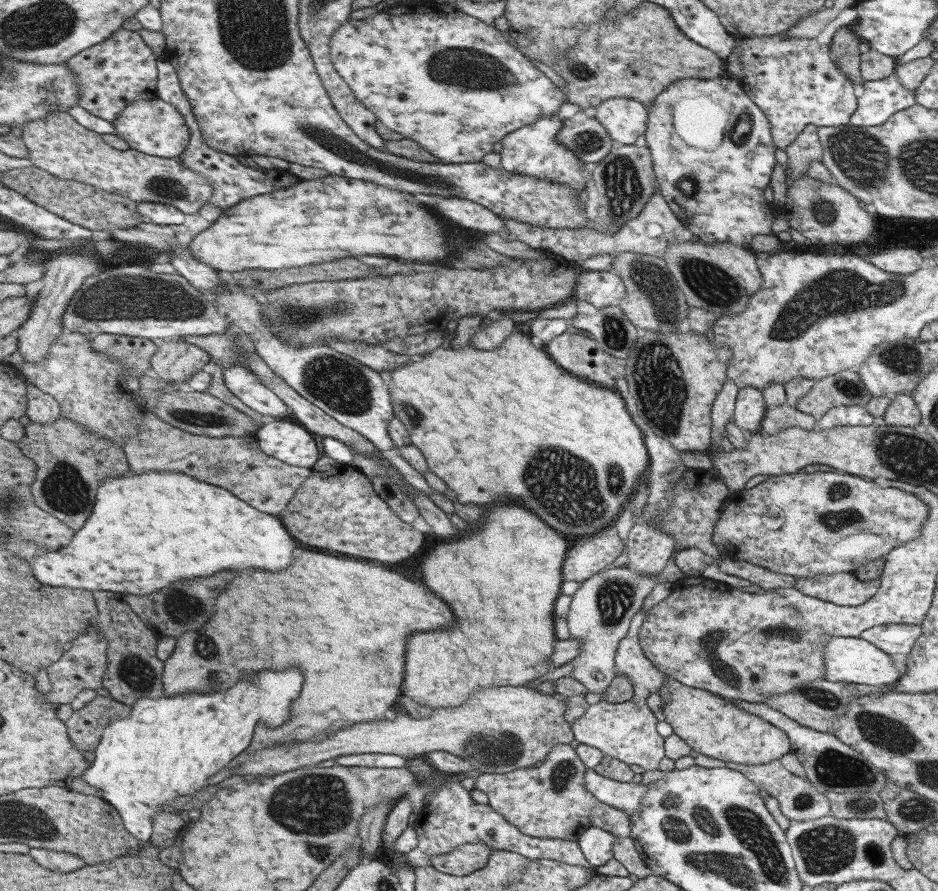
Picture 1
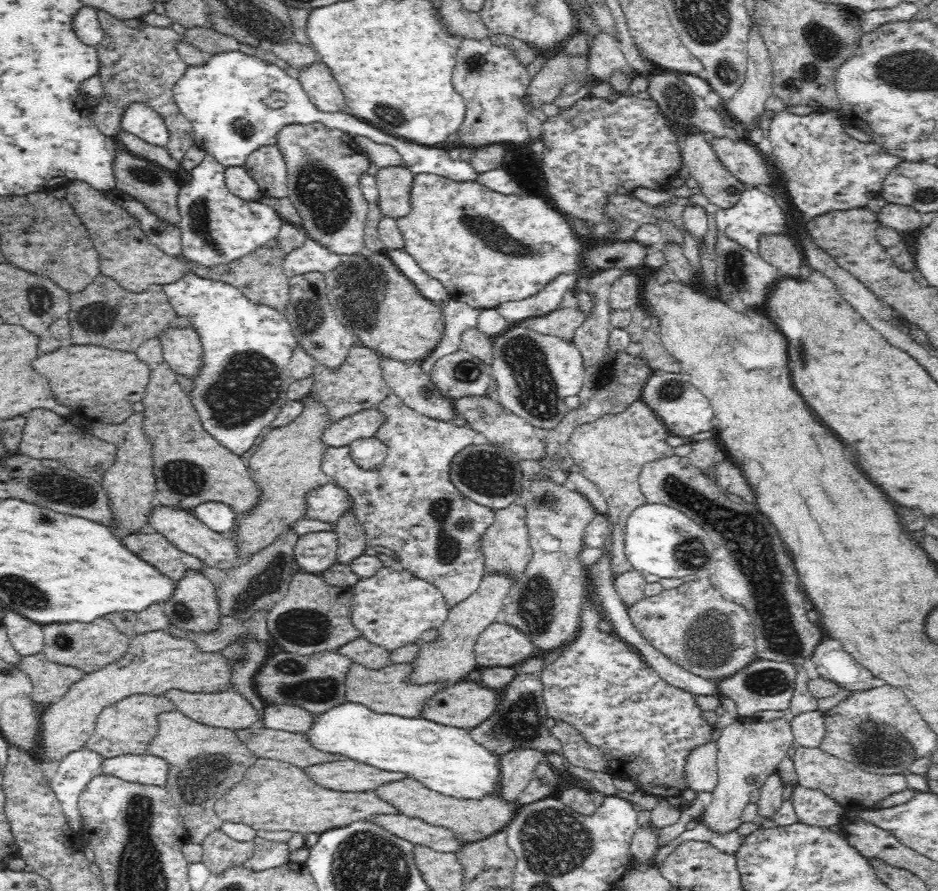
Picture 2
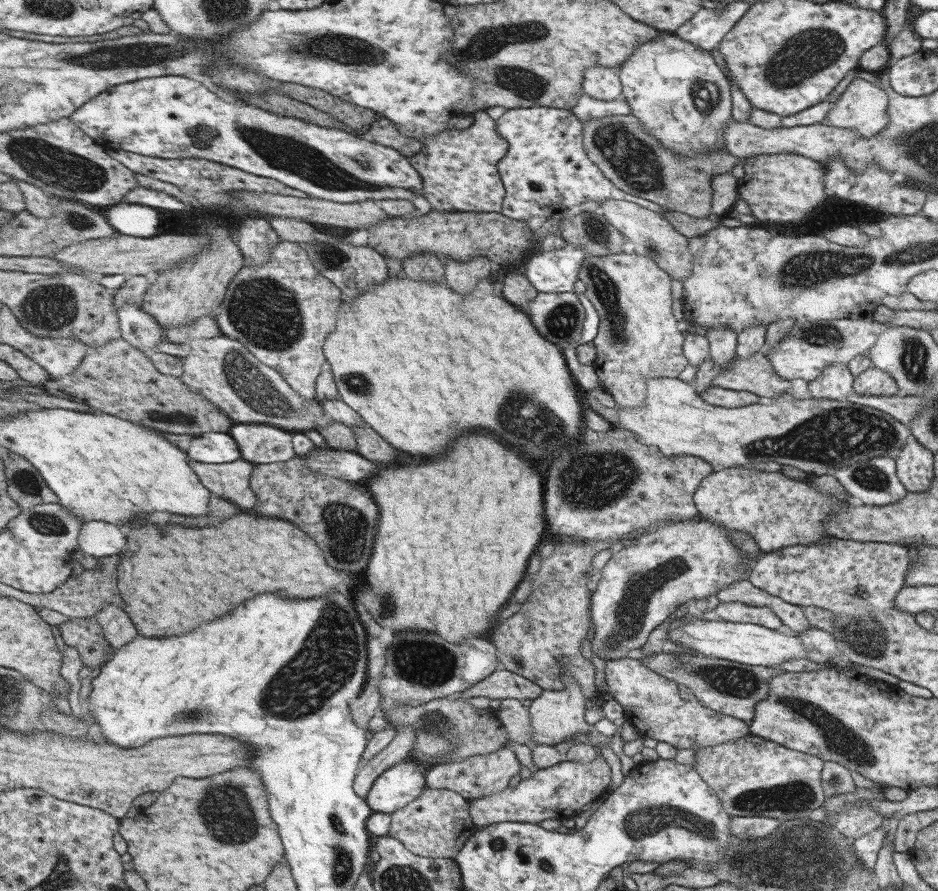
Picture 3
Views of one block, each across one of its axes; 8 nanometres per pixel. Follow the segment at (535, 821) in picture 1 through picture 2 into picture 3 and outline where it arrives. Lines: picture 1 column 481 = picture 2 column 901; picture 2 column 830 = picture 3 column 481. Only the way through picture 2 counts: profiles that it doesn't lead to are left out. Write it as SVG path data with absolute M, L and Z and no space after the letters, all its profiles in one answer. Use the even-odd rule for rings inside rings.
M503 746L497 752L463 758L461 762L437 762L437 764L433 764L433 768L429 772L425 772L425 788L453 790L469 802L469 800L493 796L493 794L507 790L507 786L511 786L511 782L515 782L515 778L519 778L519 770L521 770L521 762L517 758L517 752L513 748Z

